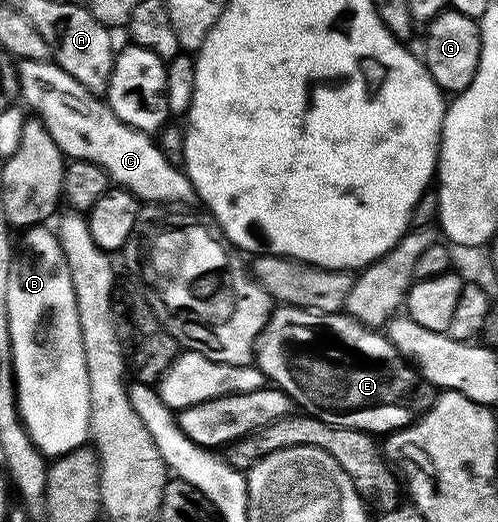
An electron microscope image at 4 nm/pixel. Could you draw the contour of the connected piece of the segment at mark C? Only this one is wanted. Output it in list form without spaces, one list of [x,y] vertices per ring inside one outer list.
[[[21,60],[16,63],[16,70],[20,101],[41,119],[66,159],[90,162],[103,168],[114,187],[130,190],[141,204],[194,201],[193,182],[184,169],[170,164],[150,135],[123,124],[123,120],[111,112],[104,97],[83,88],[75,76],[63,72],[52,60]]]

